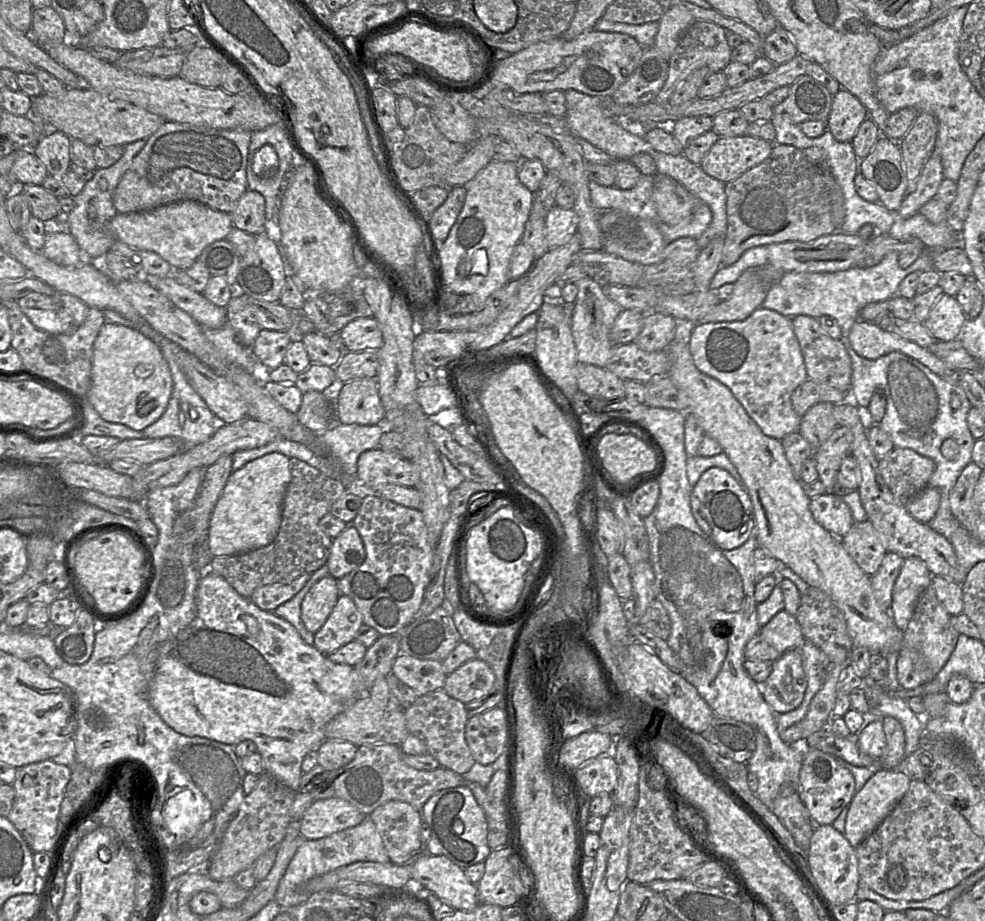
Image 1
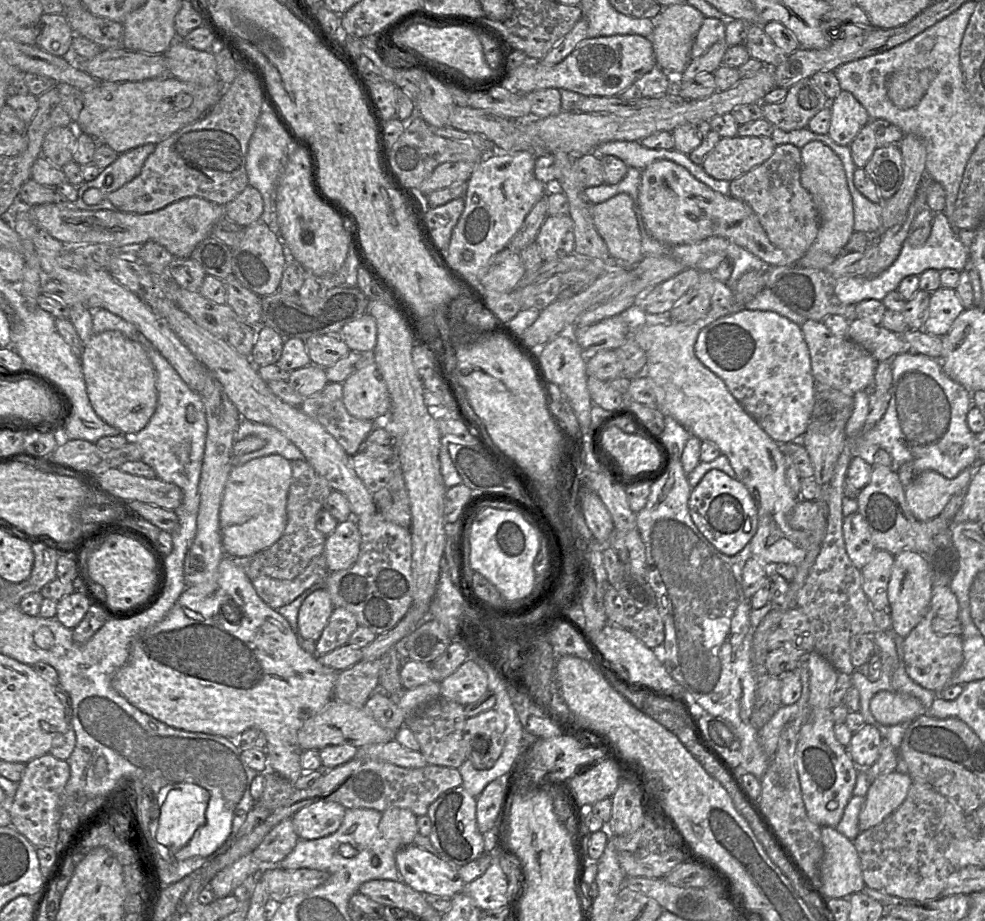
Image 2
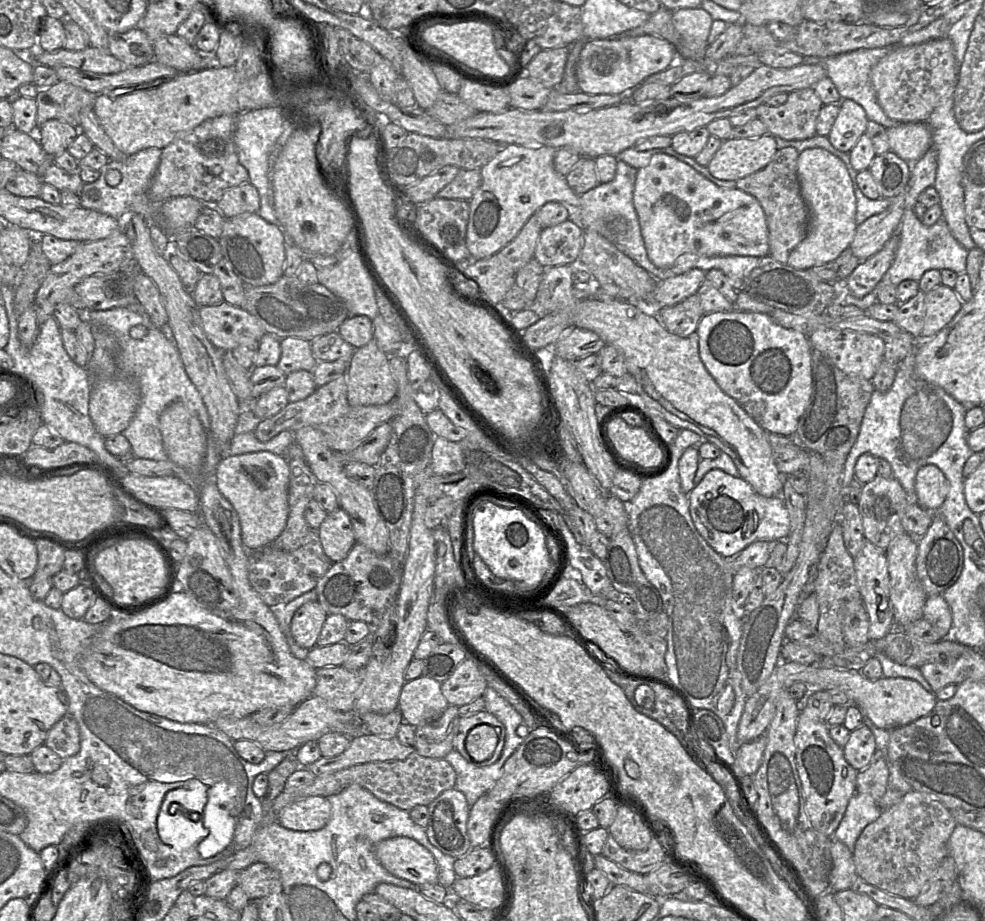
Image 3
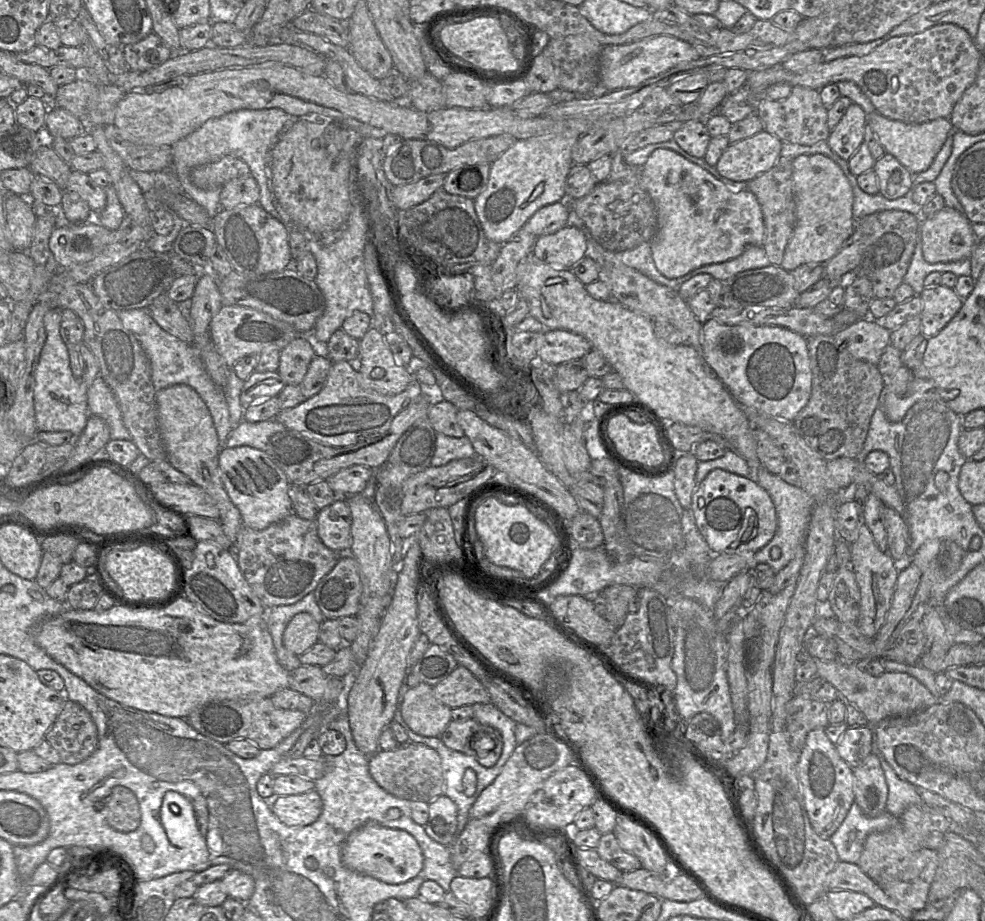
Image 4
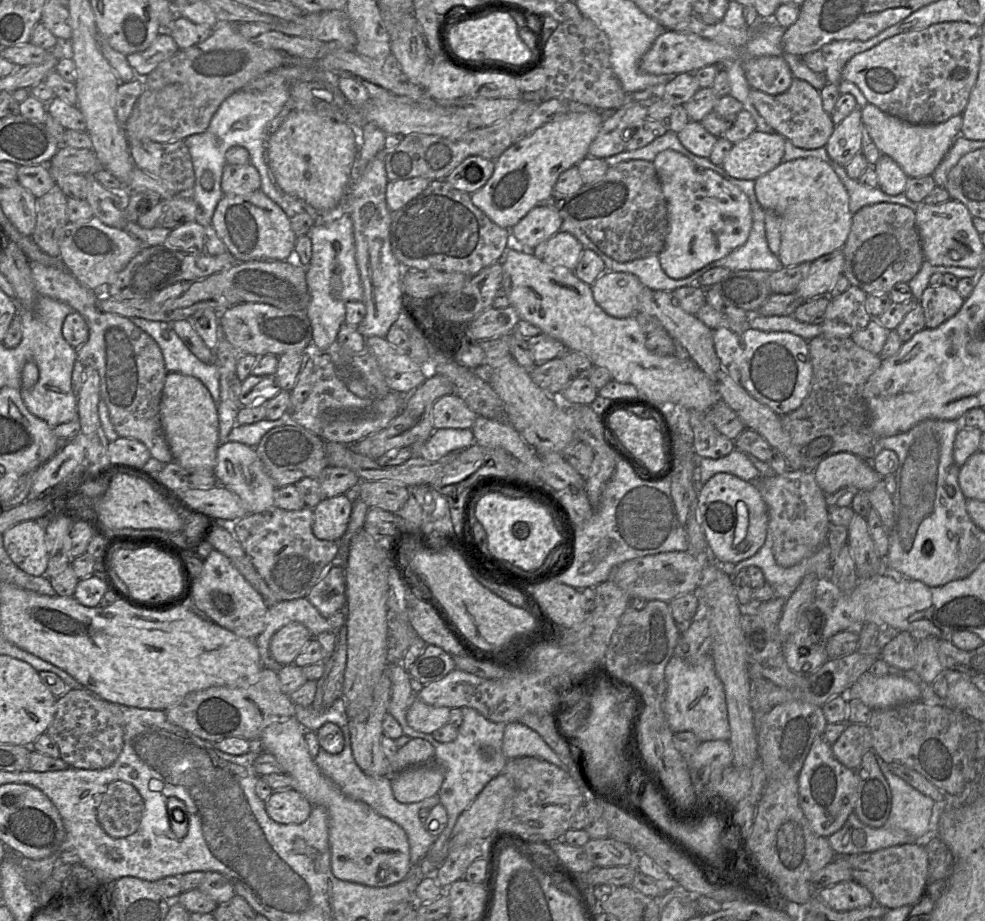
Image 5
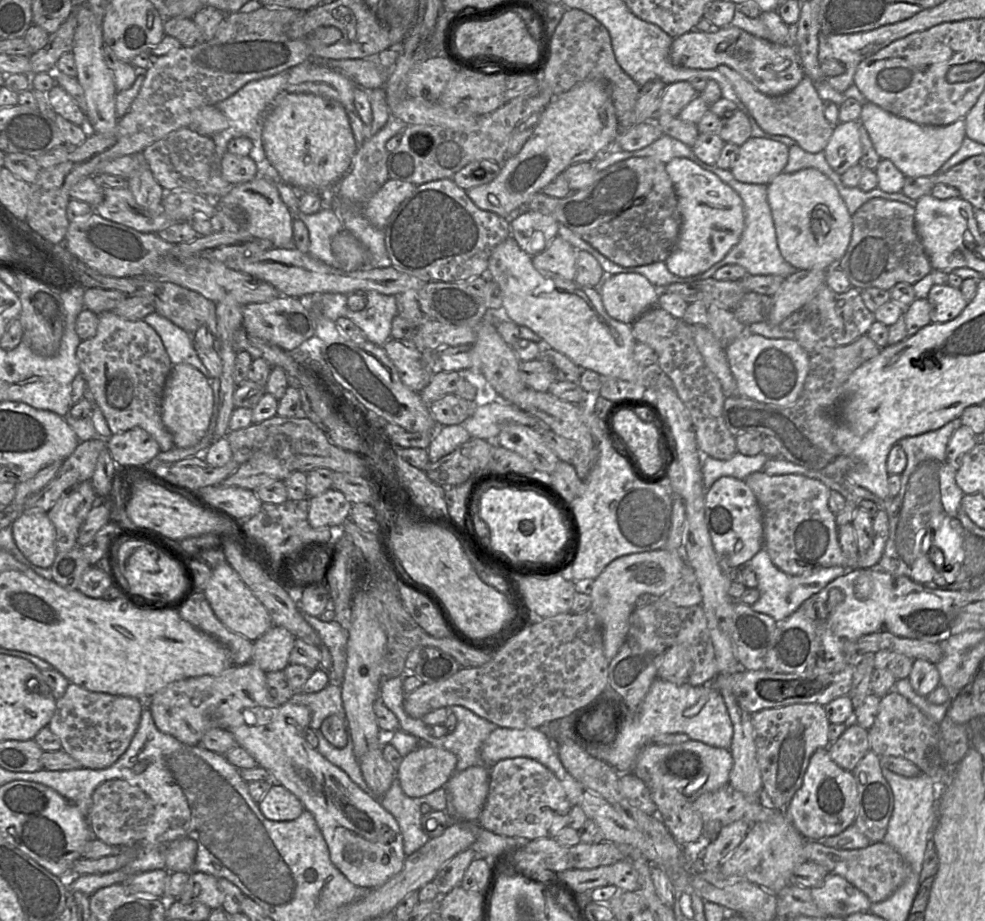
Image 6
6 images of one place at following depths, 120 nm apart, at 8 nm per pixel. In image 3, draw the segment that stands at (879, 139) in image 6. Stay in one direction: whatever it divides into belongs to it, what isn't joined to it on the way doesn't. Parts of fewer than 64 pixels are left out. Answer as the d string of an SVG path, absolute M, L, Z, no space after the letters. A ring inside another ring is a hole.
M926 122L901 123L887 129L890 150L909 164L919 161L932 147Z

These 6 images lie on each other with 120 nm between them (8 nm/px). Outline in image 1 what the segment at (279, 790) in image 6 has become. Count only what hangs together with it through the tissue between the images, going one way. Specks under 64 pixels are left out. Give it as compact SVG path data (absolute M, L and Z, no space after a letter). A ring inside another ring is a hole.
M344 799L315 800L300 819L299 832L303 839L321 839L355 827L365 817L365 814Z

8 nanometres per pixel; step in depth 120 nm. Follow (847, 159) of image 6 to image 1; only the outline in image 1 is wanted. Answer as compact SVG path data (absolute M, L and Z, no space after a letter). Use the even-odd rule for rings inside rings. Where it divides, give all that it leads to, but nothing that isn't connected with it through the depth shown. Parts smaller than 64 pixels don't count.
M841 88L833 96L827 129L839 142L851 142L860 125L869 118L867 109L848 90Z

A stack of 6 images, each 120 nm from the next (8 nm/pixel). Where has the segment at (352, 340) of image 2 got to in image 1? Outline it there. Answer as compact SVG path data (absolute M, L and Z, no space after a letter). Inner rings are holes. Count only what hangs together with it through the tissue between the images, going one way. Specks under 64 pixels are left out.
M374 317L350 321L339 332L339 335L344 350L350 352L378 350L383 343L382 332Z

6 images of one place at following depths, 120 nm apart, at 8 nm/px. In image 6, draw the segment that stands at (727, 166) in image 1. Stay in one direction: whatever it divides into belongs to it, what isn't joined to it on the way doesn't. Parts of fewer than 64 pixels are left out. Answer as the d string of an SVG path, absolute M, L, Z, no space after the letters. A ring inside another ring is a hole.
M750 137L739 146L737 157L730 169L742 183L768 185L784 171L789 147L767 138Z

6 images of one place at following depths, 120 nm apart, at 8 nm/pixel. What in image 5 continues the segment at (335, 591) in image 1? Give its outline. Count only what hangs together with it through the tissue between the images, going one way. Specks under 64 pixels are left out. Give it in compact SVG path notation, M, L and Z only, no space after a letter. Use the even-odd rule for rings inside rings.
M293 621L281 627L270 640L270 653L282 665L294 663L296 657L313 638L302 623Z

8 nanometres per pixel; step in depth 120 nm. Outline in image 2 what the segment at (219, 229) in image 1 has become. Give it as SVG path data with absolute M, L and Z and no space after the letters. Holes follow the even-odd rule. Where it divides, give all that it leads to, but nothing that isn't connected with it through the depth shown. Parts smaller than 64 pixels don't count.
M200 197L180 199L159 210L144 214L112 210L80 210L55 203L27 207L30 219L66 246L106 243L120 249L136 249L148 241L165 247L174 257L188 258L195 247L211 235L214 223L223 215L223 206Z

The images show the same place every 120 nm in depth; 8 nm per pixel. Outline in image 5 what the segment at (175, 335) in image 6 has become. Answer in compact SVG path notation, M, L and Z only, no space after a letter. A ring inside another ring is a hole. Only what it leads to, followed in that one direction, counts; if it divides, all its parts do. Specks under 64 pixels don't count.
M131 318L133 323L149 334L159 345L167 373L179 372L184 375L194 376L208 388L218 411L220 402L219 370L216 363L207 364L198 359L185 345L173 329L173 322L153 321L144 318Z

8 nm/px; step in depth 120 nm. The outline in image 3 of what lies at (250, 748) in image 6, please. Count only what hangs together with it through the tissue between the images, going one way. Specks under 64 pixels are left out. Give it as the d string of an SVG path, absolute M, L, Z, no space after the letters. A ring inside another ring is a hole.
M408 837L380 841L375 847L379 863L391 874L422 886L438 883L438 867L424 846Z

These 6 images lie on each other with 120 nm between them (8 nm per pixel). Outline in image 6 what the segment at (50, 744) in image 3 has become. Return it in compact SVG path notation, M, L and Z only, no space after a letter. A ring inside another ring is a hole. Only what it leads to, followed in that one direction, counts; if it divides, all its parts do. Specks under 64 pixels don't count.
M70 683L63 697L57 700L48 727L60 739L62 749L80 762L82 768L105 769L129 747L145 704L141 699L91 692Z

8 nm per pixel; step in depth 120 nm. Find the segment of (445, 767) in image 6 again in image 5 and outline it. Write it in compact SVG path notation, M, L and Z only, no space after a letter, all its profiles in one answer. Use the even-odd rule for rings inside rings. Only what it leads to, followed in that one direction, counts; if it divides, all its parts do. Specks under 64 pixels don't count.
M430 763L405 769L390 778L395 799L400 803L415 803L438 795L444 772Z

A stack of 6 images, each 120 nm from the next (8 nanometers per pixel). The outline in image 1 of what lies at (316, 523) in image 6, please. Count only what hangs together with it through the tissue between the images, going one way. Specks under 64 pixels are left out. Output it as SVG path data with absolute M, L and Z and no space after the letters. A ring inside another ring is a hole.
M348 524L332 540L330 555L326 563L328 574L336 580L341 579L358 568L365 557L364 544L357 529L352 524Z

